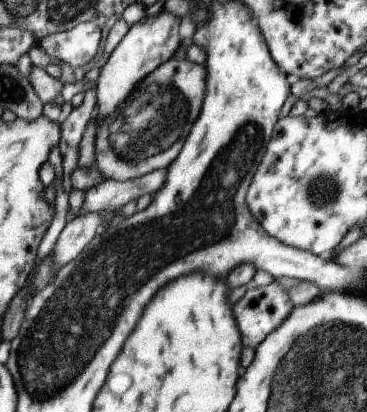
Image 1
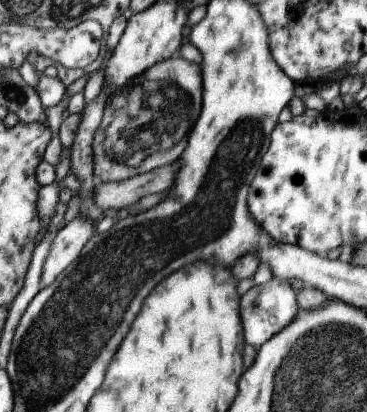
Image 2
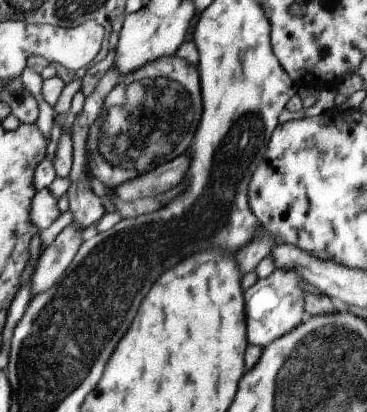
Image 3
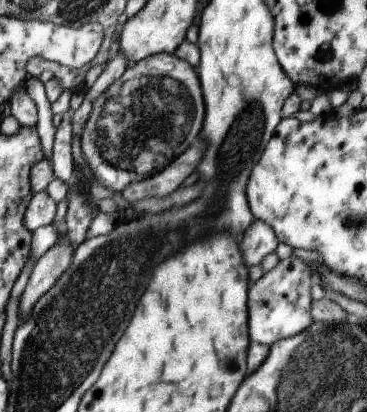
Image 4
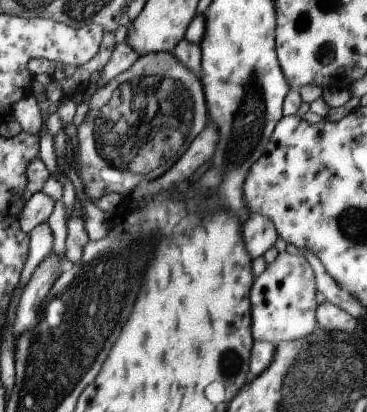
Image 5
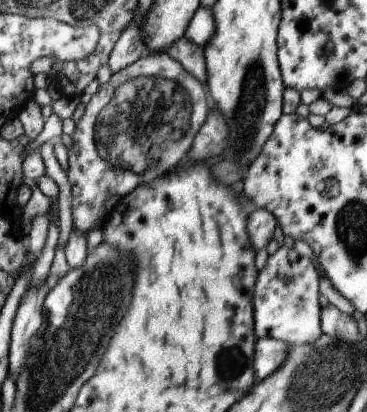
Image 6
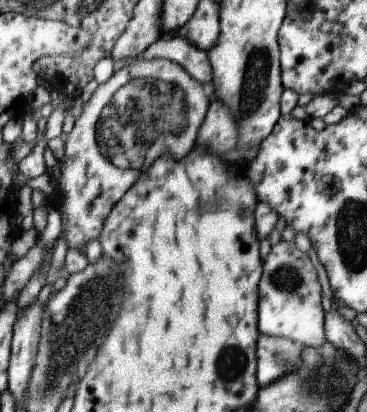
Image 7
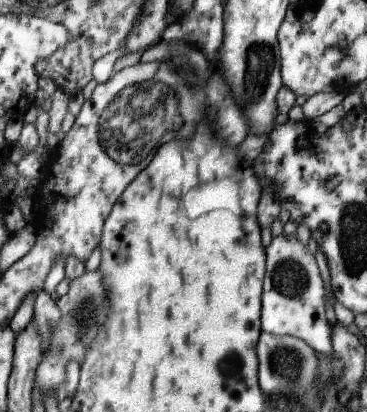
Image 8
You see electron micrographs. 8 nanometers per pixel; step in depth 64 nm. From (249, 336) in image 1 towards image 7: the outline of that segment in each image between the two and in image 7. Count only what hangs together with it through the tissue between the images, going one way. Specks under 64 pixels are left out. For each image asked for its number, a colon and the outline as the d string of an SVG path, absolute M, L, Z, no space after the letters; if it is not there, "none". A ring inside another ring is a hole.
2: M271 278L265 284L253 286L247 294L241 296L241 324L243 324L243 338L245 346L263 346L269 338L279 334L285 326L295 322L301 308L297 304L297 290L291 288L291 280L283 278Z
3: M273 270L267 278L257 280L243 292L245 298L245 324L247 342L253 346L267 346L283 334L289 334L307 320L305 314L305 292L301 290L303 278L295 270Z
4: M289 256L285 260L279 260L275 268L265 272L261 280L249 284L247 290L247 316L249 316L249 340L257 342L261 346L273 346L275 342L281 342L285 338L293 338L301 332L305 332L313 324L311 316L311 268L301 258Z
5: M277 252L277 256L265 264L265 270L255 278L249 290L251 306L251 338L253 342L271 342L275 346L283 342L303 340L319 330L317 326L317 288L315 274L307 260L299 254Z
6: M277 246L269 256L265 266L259 270L255 290L253 290L253 328L255 338L273 338L287 342L289 346L303 346L313 344L317 338L323 338L321 332L321 306L319 306L319 274L313 262L307 256L299 256L293 248Z
7: M279 240L271 246L263 260L263 276L259 280L257 326L261 336L287 338L299 342L303 348L321 348L327 344L325 312L321 310L321 288L317 272L307 256L295 248L295 242Z

